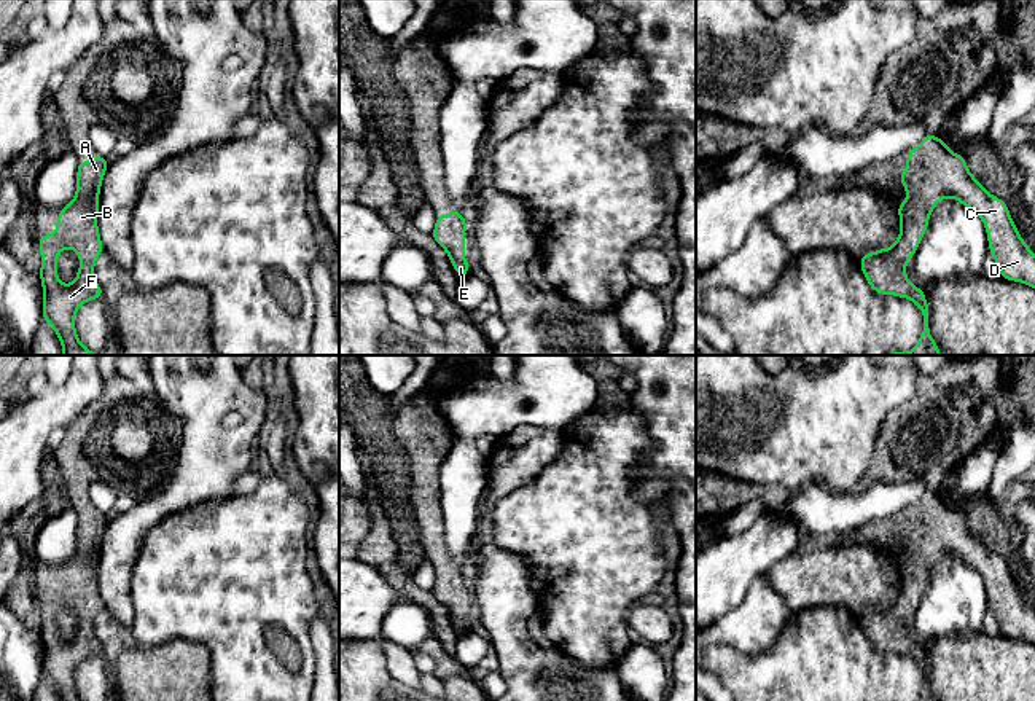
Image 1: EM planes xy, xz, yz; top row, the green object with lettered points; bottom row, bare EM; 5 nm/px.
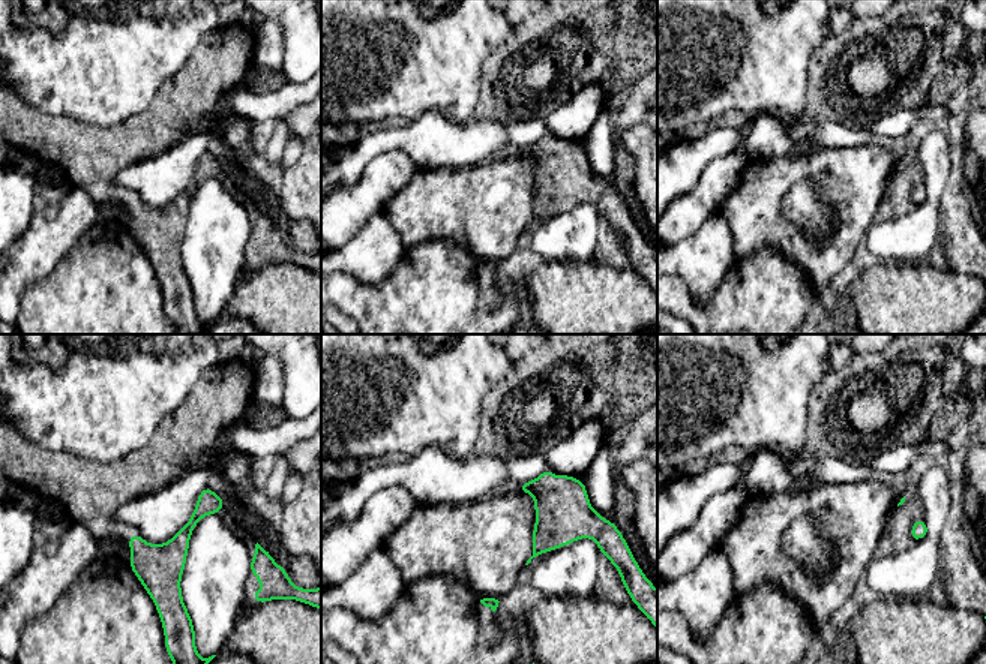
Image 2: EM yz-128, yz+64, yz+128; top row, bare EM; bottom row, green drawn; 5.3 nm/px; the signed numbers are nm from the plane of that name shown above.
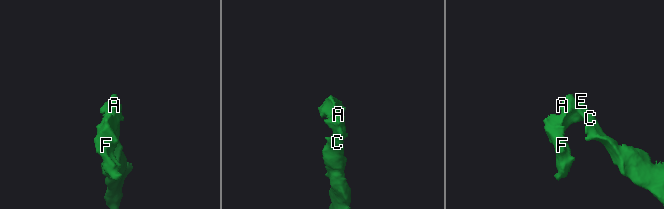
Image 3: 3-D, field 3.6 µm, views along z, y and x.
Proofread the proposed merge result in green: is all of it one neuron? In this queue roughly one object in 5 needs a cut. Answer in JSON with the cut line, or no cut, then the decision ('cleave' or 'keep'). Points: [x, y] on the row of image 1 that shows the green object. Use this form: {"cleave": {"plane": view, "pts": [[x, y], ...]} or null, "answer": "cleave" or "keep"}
{"cleave": null, "answer": "keep"}

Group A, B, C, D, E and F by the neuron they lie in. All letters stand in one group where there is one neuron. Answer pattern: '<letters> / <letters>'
A B C D E F

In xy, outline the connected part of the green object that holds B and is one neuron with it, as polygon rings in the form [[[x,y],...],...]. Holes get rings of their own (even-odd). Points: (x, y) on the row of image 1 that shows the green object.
[[[99,153],[92,161],[78,161],[76,194],[59,210],[57,229],[48,236],[37,236],[41,255],[38,274],[43,285],[41,320],[59,336],[62,355],[99,355],[80,343],[75,314],[86,301],[104,298],[94,277],[94,263],[105,250],[99,236],[97,213],[108,161]],[[62,249],[72,249],[80,257],[80,271],[70,285],[57,279],[57,255]]]

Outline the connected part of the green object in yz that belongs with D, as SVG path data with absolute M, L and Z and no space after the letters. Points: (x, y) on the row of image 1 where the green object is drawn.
M925 134L919 147L908 150L900 183L906 186L906 202L896 204L900 236L890 249L865 253L860 268L876 293L908 298L924 315L924 330L914 349L890 350L889 355L938 355L941 349L930 335L925 292L906 277L906 263L916 255L936 204L943 198L952 198L982 220L1002 279L1035 288L1035 255L1022 241L1006 202L992 196L971 175L965 158L952 153L938 135Z

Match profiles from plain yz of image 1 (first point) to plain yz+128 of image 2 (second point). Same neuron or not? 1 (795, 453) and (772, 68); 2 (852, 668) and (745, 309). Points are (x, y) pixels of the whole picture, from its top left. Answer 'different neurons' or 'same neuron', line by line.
1: same neuron
2: same neuron

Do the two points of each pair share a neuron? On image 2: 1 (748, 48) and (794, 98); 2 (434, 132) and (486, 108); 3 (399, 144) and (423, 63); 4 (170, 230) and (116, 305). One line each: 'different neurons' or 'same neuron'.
1: same neuron
2: different neurons
3: different neurons
4: different neurons

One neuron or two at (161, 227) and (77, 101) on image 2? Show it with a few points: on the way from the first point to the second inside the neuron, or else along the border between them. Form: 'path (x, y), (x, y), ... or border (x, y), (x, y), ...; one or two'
border (57, 114), (96, 125), (116, 125), (126, 119); two

